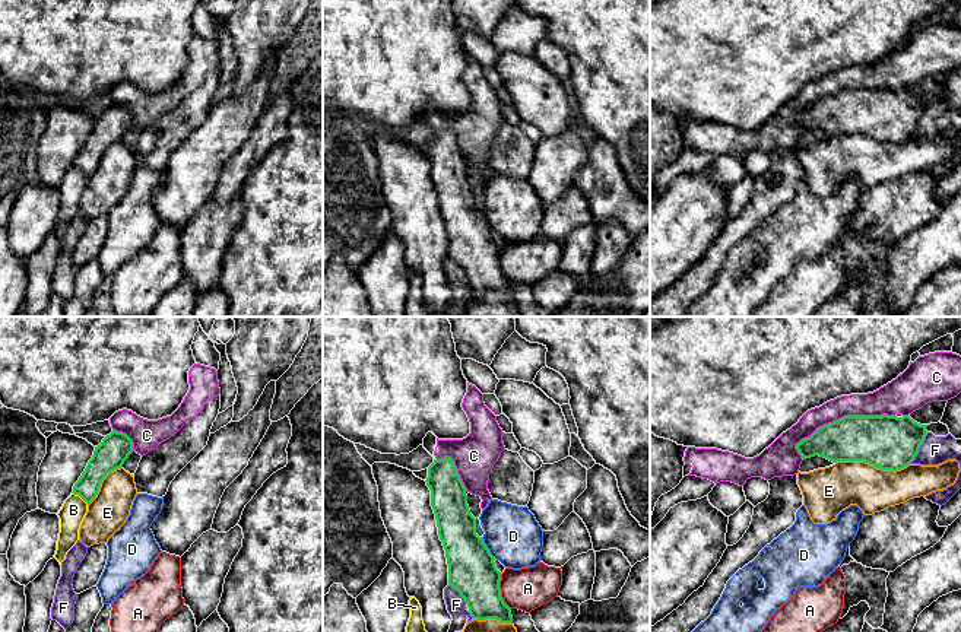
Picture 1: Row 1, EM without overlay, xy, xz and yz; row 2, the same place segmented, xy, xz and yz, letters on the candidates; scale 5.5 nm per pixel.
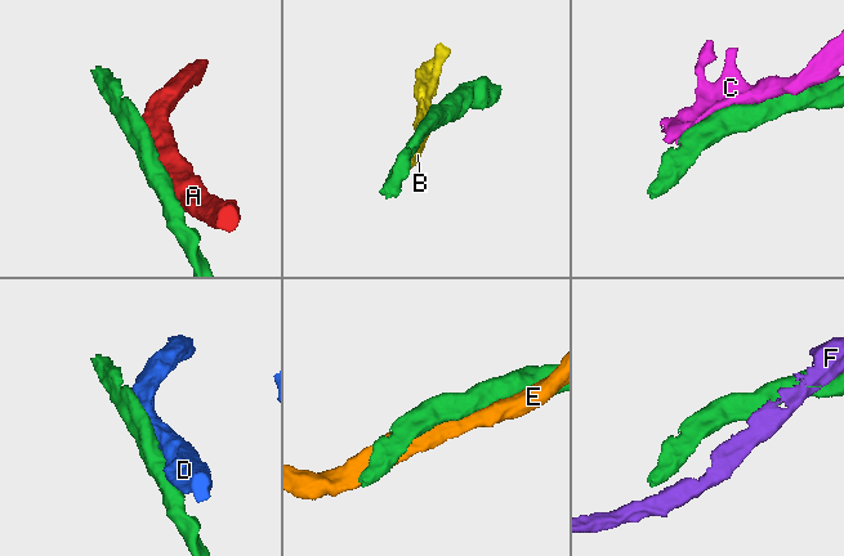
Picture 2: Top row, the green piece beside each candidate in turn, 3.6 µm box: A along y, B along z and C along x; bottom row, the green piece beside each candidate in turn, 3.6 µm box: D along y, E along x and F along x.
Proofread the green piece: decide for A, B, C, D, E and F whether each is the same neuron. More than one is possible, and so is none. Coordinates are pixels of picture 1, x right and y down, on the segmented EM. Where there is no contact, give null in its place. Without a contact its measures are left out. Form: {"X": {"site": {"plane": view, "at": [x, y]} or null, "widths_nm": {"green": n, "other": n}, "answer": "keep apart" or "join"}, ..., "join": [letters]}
{"A": {"site": {"plane": "xz", "at": [500, 591]}, "widths_nm": {"green": 260, "other": 240}, "answer": "keep apart"}, "B": {"site": {"plane": "xy", "at": [81, 496]}, "widths_nm": {"green": 150, "other": 140}, "answer": "keep apart"}, "C": {"site": {"plane": "yz", "at": [844, 416]}, "widths_nm": {"green": 280, "other": 160}, "answer": "keep apart"}, "D": {"site": {"plane": "xz", "at": [487, 548]}, "widths_nm": {"green": 260, "other": 300}, "answer": "keep apart"}, "E": {"site": {"plane": "yz", "at": [872, 464]}, "widths_nm": {"green": 300, "other": 240}, "answer": "keep apart"}, "F": {"site": {"plane": "yz", "at": [919, 447]}, "widths_nm": {"green": 300, "other": 160}, "answer": "keep apart"}, "join": []}

